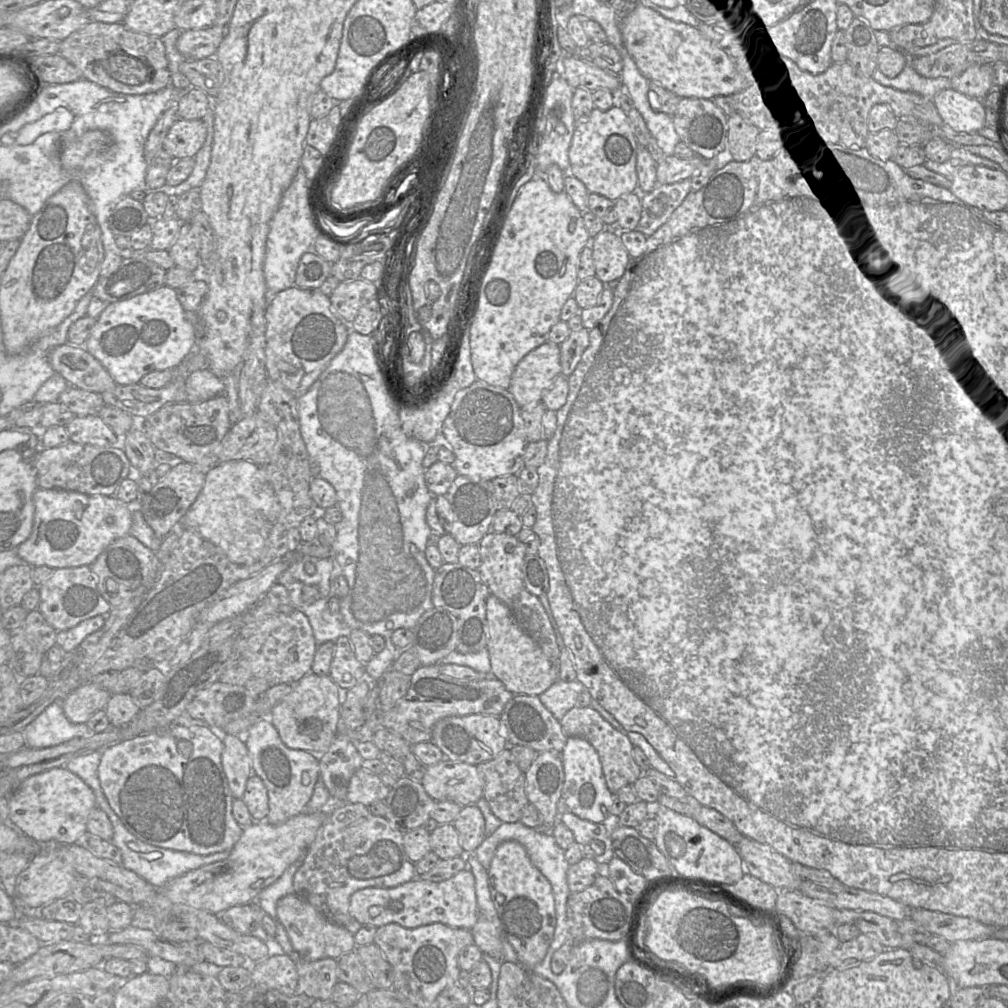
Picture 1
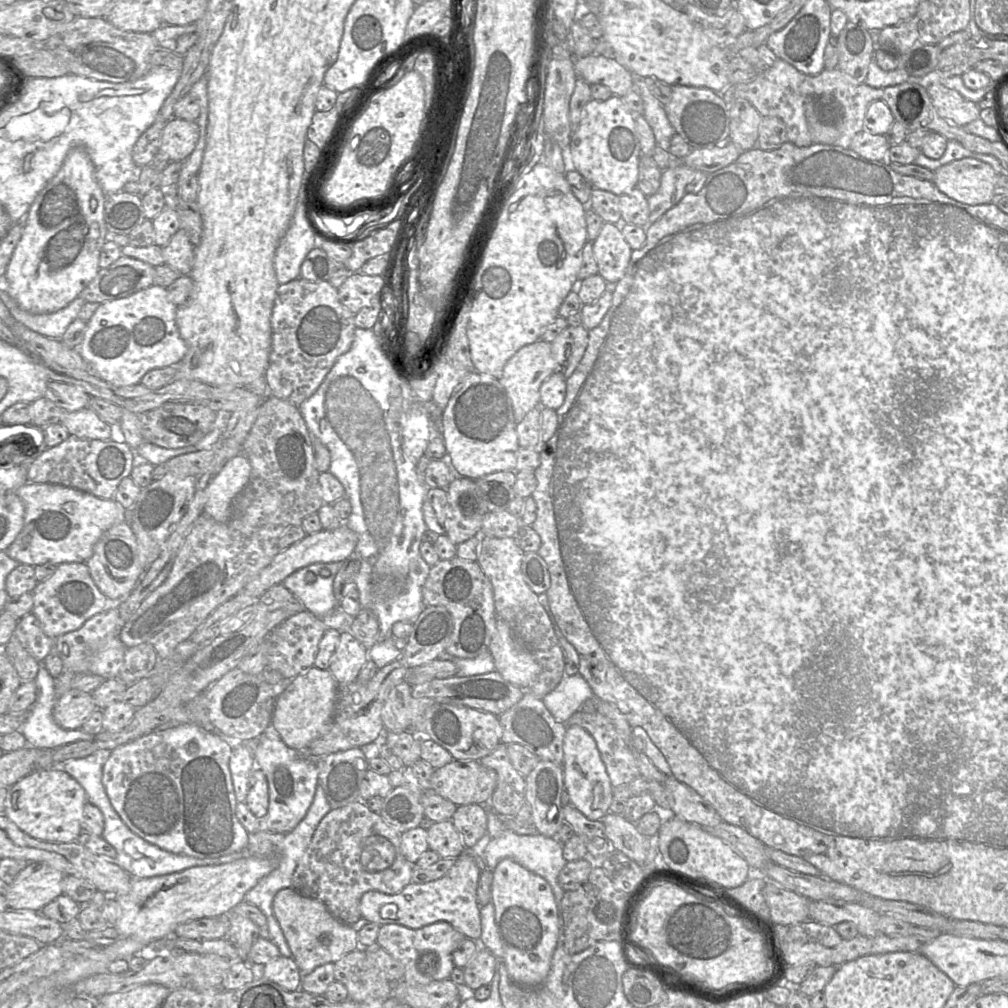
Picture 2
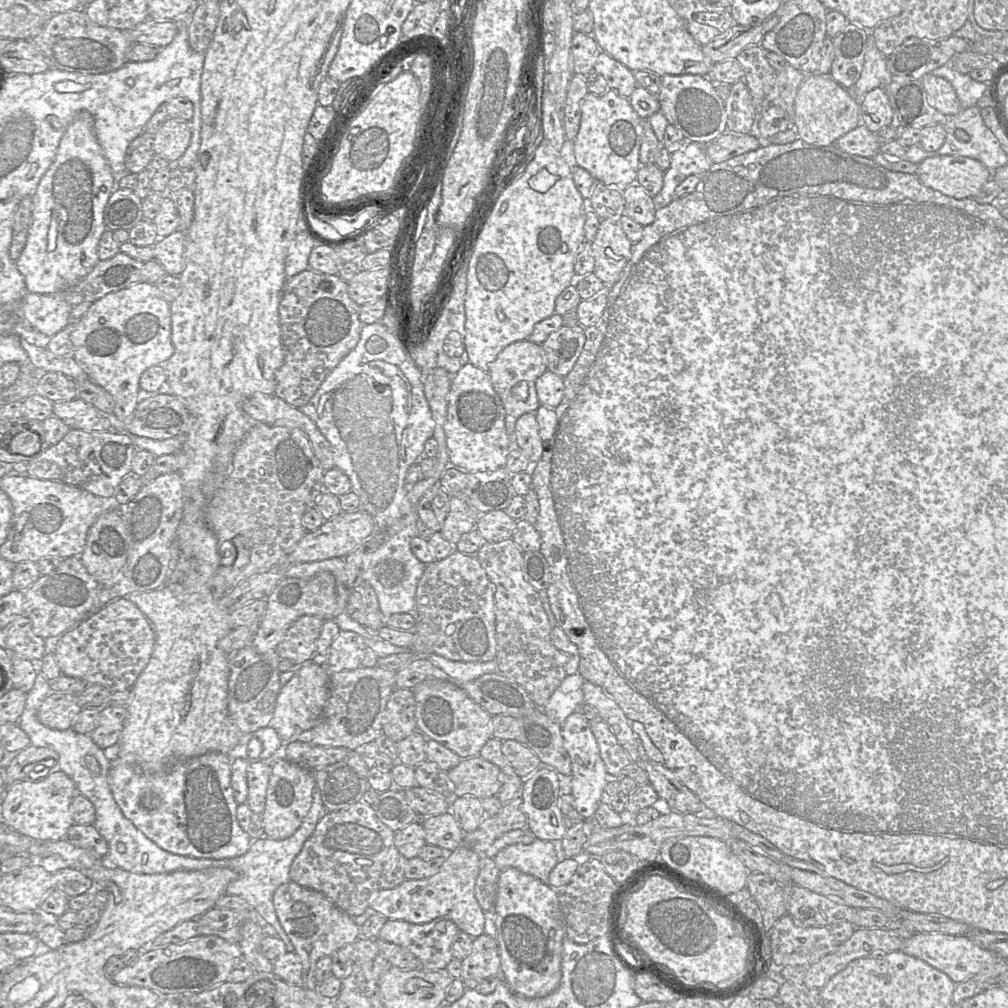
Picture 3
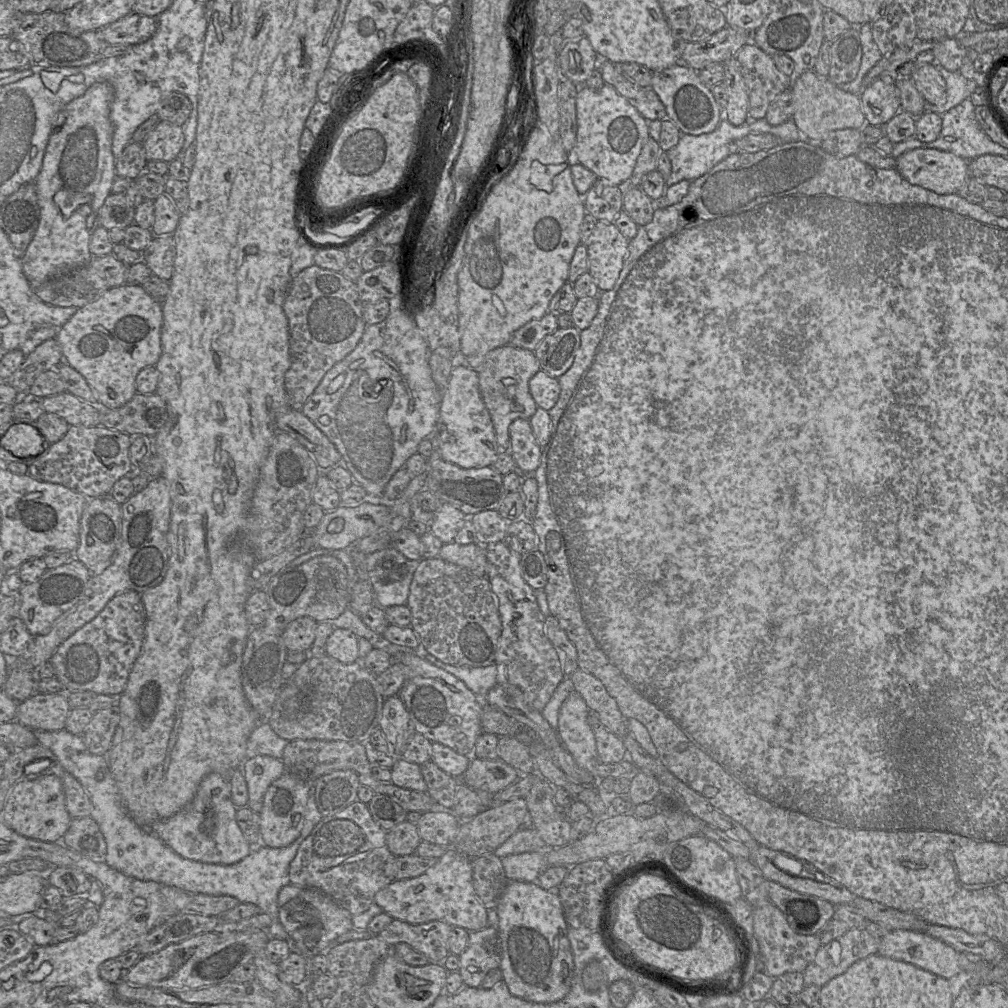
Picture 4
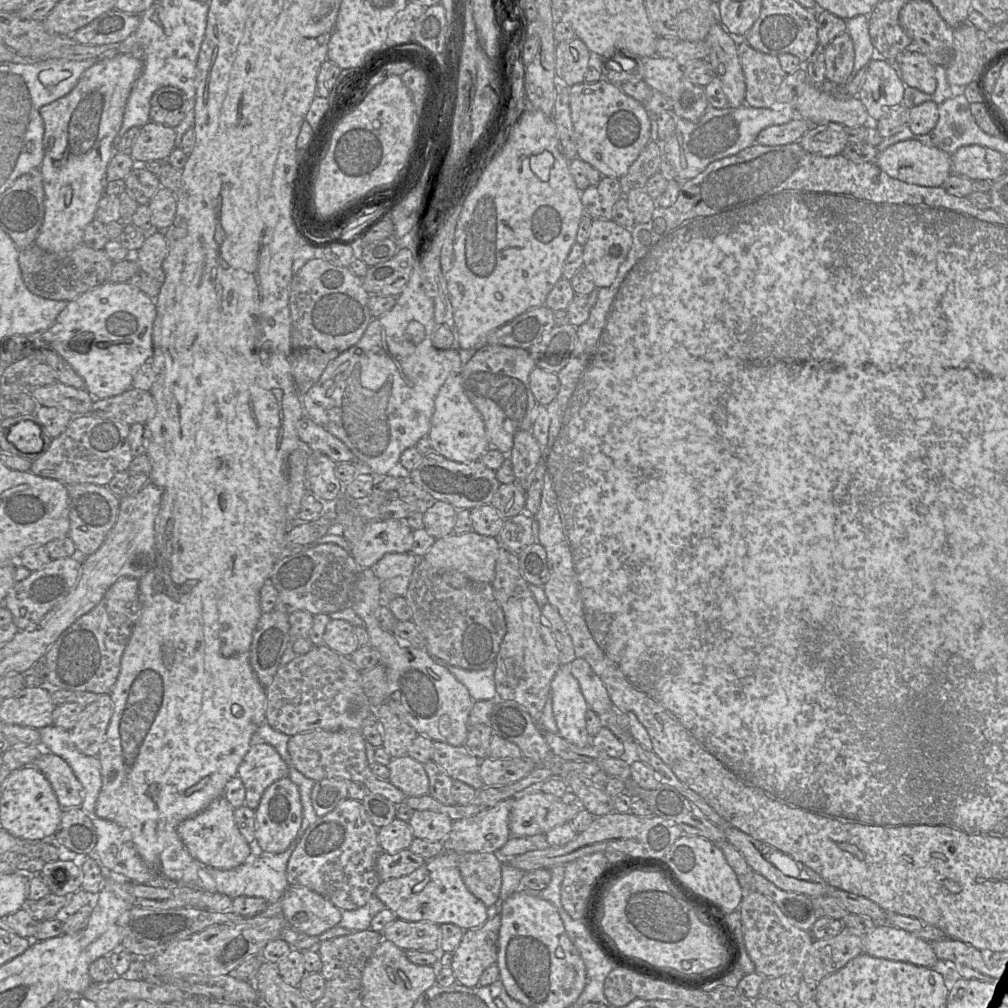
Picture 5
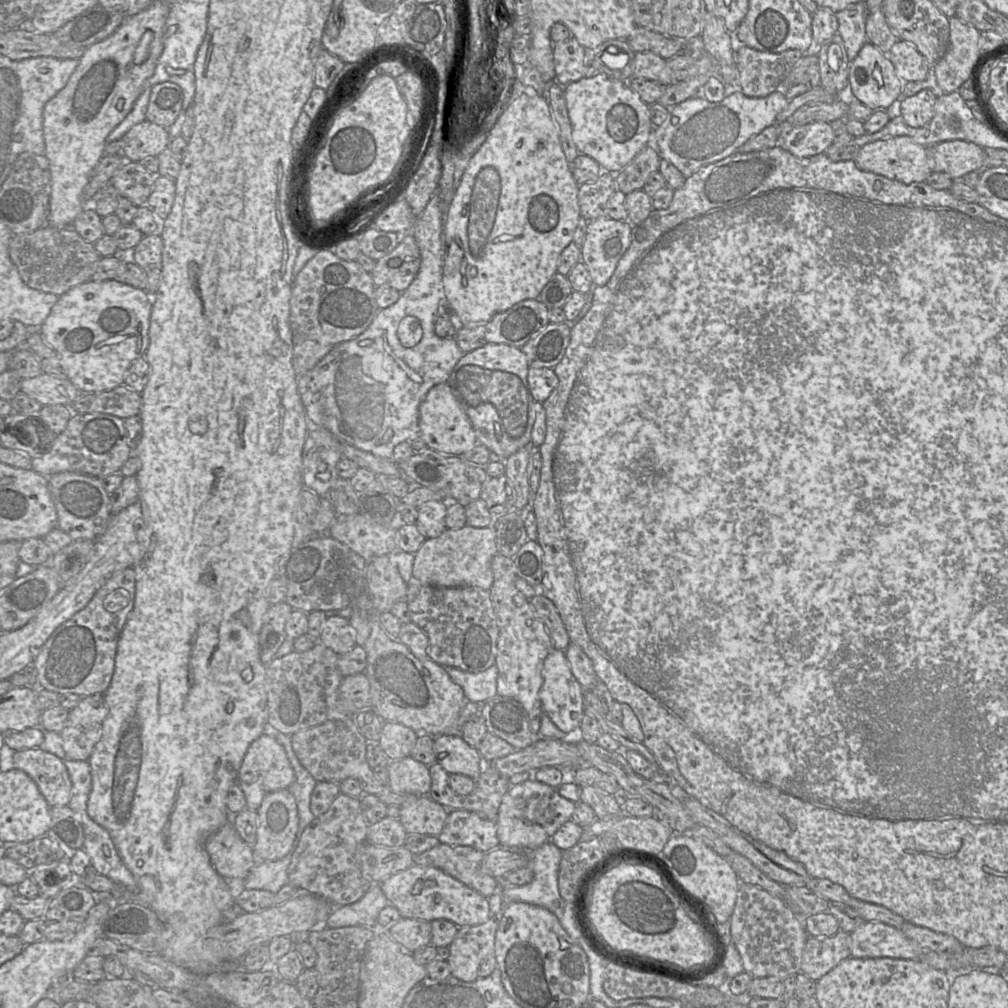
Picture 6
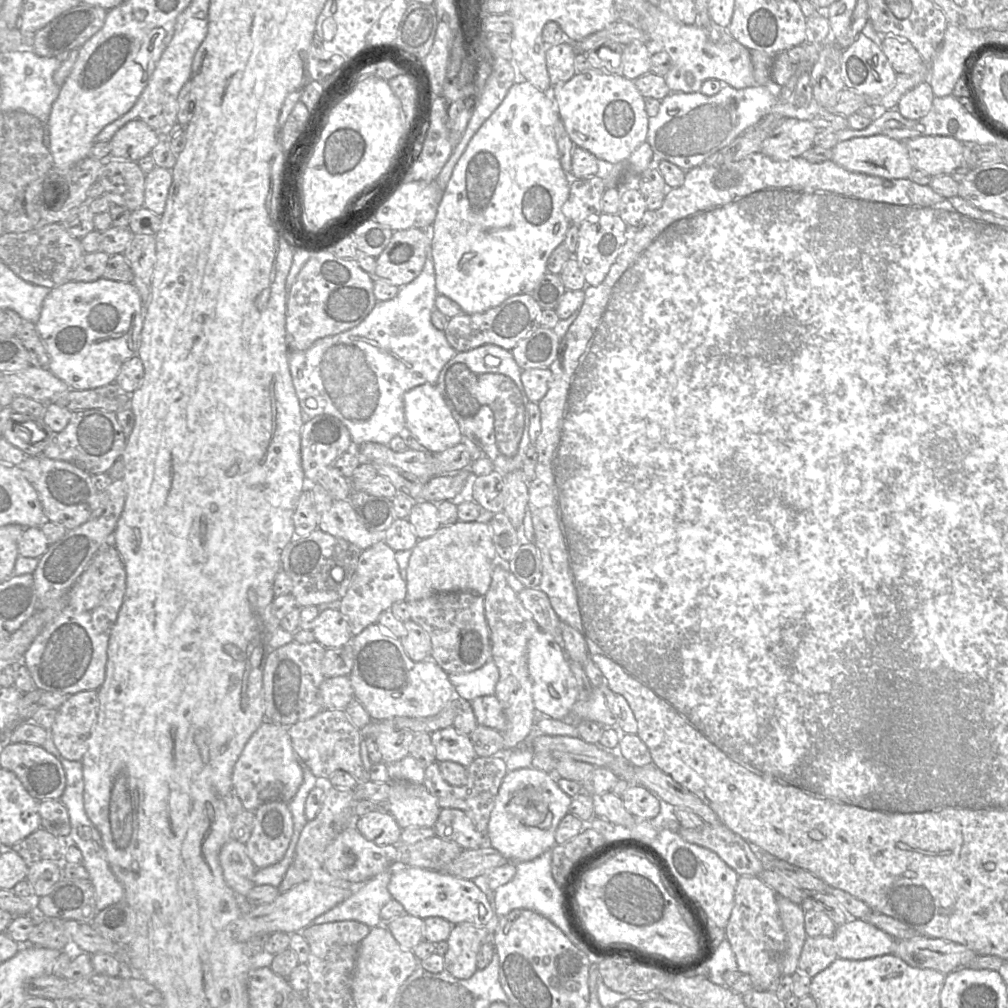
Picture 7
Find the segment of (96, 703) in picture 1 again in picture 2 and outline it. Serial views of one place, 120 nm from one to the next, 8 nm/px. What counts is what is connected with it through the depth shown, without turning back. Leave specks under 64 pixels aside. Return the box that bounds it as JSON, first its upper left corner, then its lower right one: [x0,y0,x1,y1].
[54,689,97,729]

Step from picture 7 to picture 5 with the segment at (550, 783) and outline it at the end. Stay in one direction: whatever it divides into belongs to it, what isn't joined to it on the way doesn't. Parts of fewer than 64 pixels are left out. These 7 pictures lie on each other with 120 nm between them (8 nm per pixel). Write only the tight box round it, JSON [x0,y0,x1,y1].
[509,791,582,837]

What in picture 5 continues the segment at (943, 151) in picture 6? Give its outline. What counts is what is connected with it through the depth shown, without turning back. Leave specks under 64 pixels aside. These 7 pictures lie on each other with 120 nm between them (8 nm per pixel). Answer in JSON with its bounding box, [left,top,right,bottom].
[951,145,1006,181]

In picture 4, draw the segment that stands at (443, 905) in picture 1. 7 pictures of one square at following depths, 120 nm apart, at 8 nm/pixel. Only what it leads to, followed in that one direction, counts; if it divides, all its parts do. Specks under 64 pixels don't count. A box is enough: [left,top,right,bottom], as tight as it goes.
[374,848,488,932]

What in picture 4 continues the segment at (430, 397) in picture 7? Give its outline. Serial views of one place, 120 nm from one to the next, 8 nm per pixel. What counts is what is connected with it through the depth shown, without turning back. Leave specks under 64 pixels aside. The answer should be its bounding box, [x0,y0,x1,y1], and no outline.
[437,367,500,469]

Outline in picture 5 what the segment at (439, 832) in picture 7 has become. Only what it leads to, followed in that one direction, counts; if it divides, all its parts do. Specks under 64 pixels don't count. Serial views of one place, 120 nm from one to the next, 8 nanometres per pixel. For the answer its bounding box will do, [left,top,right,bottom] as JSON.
[442,798,515,853]

